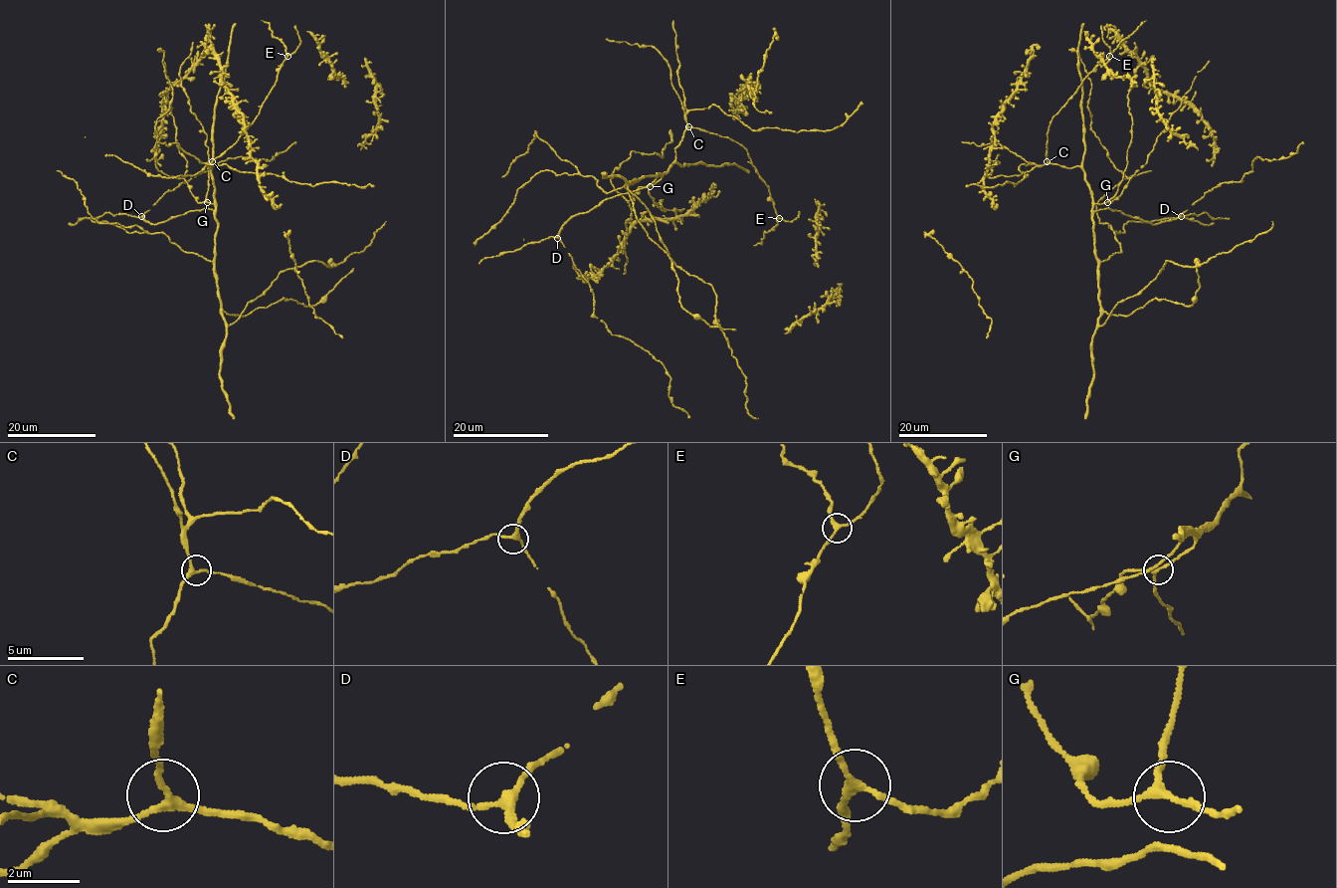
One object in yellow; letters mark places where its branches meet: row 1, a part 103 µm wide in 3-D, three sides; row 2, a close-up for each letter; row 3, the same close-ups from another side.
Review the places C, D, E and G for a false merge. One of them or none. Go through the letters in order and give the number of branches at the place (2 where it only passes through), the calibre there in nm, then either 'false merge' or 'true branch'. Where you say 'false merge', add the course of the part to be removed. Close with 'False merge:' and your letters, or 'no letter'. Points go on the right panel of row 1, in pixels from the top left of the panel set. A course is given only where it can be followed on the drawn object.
C: 3 | 200 nm | true branch
D: 3 | 200 nm | true branch
E: 3 | 200 nm | true branch
G: 3 | 190 nm | true branch
False merge: no letter

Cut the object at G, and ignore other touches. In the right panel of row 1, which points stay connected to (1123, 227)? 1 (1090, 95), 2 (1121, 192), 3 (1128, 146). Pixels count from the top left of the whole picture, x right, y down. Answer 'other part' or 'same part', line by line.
1: other part
2: other part
3: other part

